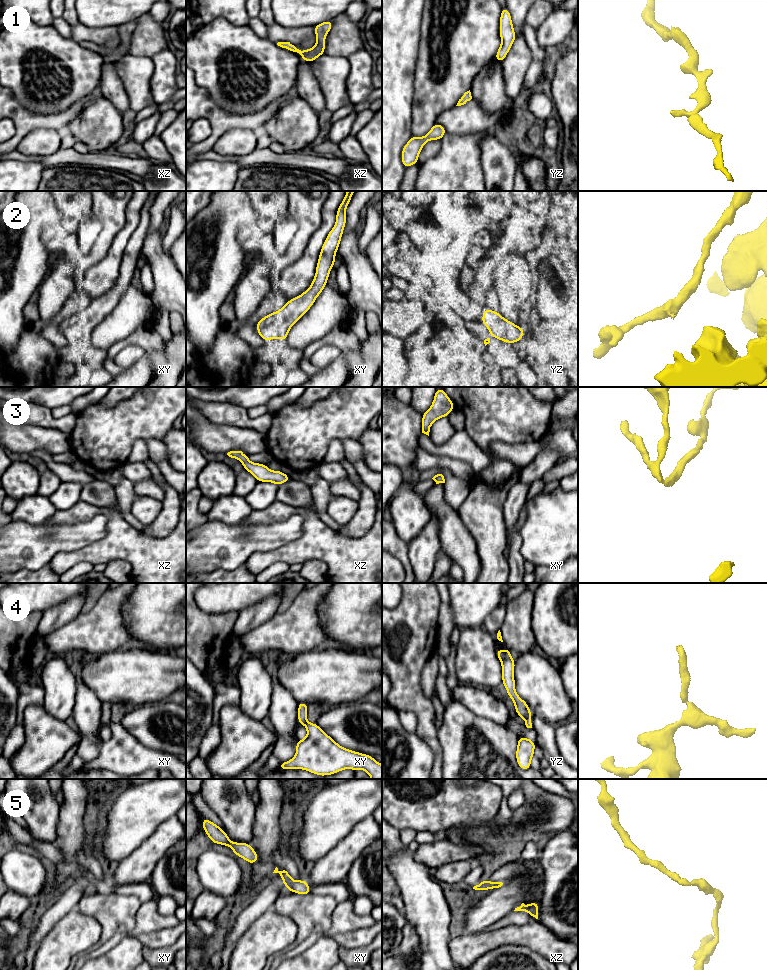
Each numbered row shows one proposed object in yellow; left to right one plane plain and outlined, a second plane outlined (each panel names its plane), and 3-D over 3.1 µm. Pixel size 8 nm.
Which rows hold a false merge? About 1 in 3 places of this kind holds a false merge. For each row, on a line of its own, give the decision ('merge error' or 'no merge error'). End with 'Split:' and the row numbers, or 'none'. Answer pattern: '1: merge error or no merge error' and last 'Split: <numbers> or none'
1: no merge error
2: no merge error
3: no merge error
4: no merge error
5: no merge error
Split: none

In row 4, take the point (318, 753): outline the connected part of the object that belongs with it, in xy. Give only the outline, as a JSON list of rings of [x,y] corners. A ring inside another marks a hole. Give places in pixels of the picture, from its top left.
[[[298,703],[298,725],[307,729],[307,737],[296,742],[295,756],[284,762],[283,769],[302,769],[327,776],[344,769],[364,770],[371,779],[382,779],[382,765],[371,755],[348,750],[337,744],[316,723],[307,721],[308,703]]]

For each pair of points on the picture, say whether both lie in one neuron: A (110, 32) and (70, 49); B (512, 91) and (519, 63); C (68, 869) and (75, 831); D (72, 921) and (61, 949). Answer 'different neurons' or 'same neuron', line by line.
A: different neurons
B: same neuron
C: same neuron
D: same neuron

